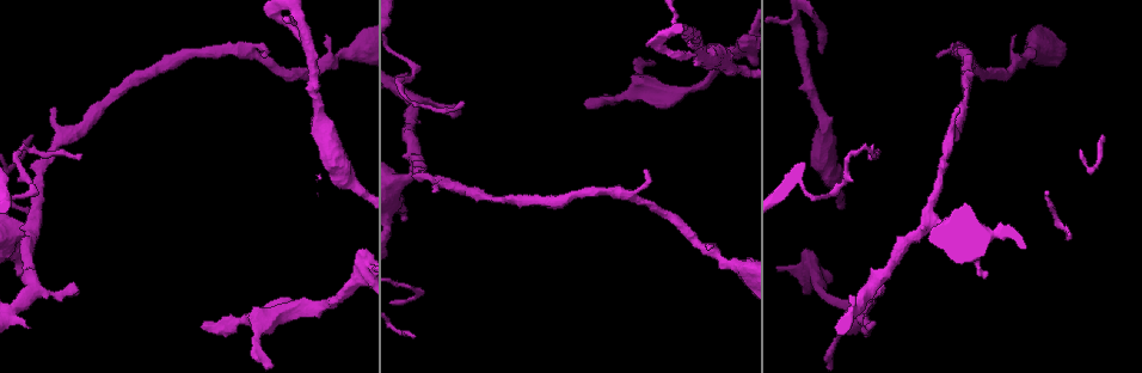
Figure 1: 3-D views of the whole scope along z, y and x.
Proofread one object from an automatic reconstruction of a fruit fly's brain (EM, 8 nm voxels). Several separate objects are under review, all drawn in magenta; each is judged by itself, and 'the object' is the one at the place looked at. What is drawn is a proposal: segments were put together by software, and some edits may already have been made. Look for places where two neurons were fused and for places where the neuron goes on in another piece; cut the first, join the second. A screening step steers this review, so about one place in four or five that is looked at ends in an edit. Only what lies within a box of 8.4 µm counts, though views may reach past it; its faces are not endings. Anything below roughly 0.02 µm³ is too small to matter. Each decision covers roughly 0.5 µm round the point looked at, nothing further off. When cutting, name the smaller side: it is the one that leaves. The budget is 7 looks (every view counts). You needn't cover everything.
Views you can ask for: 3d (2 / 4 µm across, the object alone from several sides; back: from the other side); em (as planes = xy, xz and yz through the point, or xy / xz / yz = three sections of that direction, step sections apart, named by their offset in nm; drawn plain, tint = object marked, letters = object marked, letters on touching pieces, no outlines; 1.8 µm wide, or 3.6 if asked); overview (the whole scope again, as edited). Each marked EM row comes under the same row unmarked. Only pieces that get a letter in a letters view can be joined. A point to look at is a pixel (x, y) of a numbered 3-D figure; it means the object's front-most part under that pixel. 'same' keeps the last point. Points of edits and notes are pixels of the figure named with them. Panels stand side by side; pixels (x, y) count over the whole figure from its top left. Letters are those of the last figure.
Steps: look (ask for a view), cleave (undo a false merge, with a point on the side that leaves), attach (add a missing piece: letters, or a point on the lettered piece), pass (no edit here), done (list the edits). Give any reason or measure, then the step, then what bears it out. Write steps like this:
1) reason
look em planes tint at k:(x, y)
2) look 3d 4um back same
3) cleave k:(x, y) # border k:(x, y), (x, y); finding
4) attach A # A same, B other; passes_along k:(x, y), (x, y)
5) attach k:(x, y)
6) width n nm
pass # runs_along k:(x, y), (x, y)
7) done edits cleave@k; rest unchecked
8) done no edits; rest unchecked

look em xz step 16 letters at 1:(204, 321)

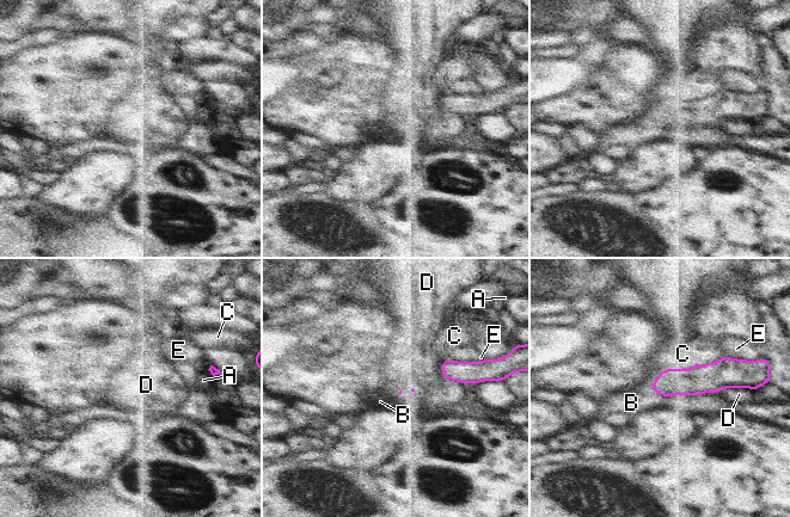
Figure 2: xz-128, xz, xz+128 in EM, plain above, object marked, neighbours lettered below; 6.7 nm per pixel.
look em planes letters same

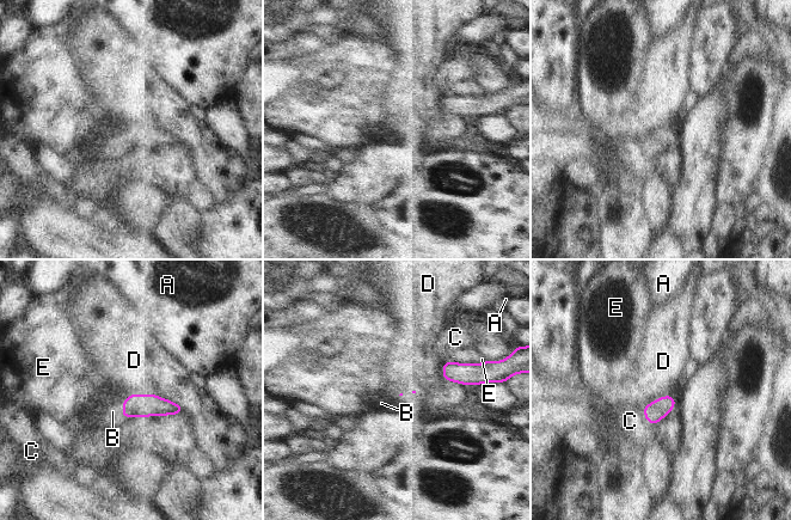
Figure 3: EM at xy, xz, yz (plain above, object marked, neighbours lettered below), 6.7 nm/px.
longest_contact D 420 nm
attach B # A other, B same, C other, D other, E other; the neuron continues

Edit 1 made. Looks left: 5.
free end
look em planes tint at 1:(19, 274)

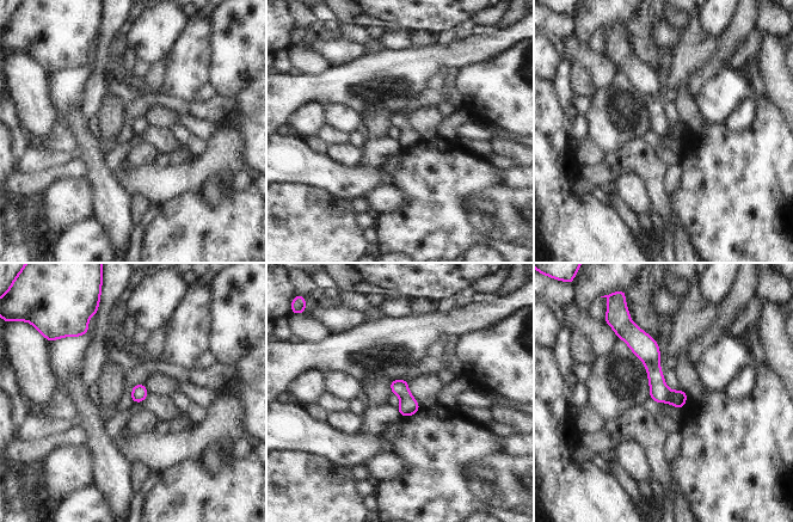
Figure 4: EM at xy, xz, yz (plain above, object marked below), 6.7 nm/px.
what lies round it
look em planes letters same

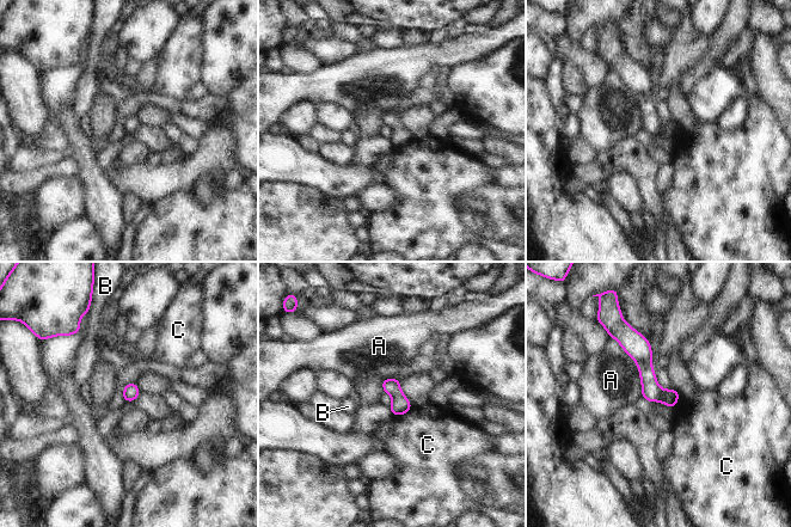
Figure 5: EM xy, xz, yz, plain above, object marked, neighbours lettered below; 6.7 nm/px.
pass # A other, B other, C other; runs_along 5:(623, 335), (670, 404); no lettered piece goes on from it

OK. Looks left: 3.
free end
look 3d 2um at 1:(264, 55)

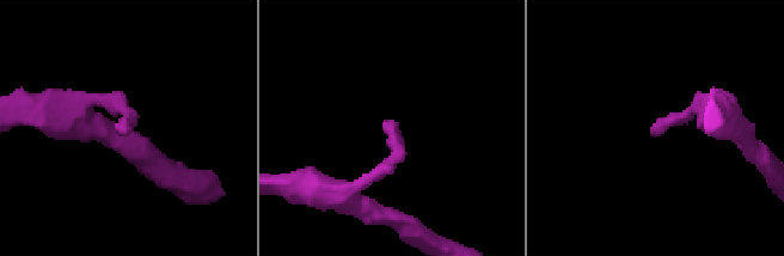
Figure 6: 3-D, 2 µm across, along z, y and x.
look em planes letters at 6:(120, 135)

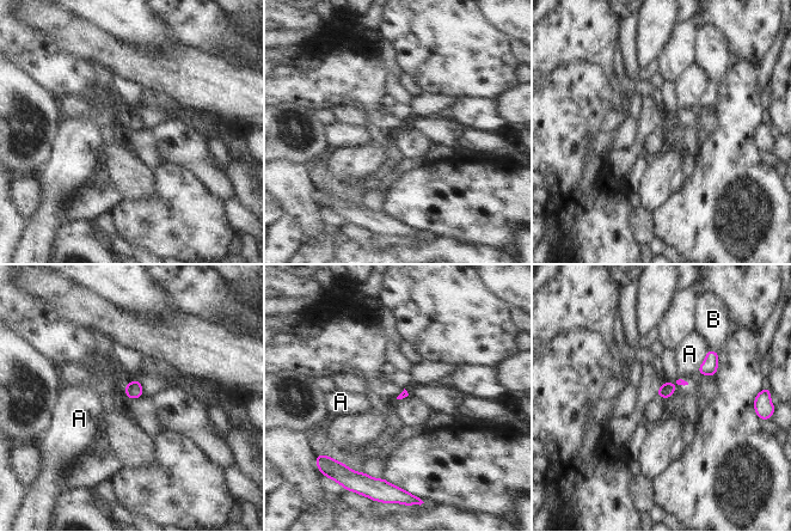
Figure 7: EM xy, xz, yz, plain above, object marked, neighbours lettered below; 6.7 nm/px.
pass # A other, B other; border 7:(710, 349), (697, 372); no lettered piece goes on from it

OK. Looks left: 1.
done edits attach@3; rest unchecked

